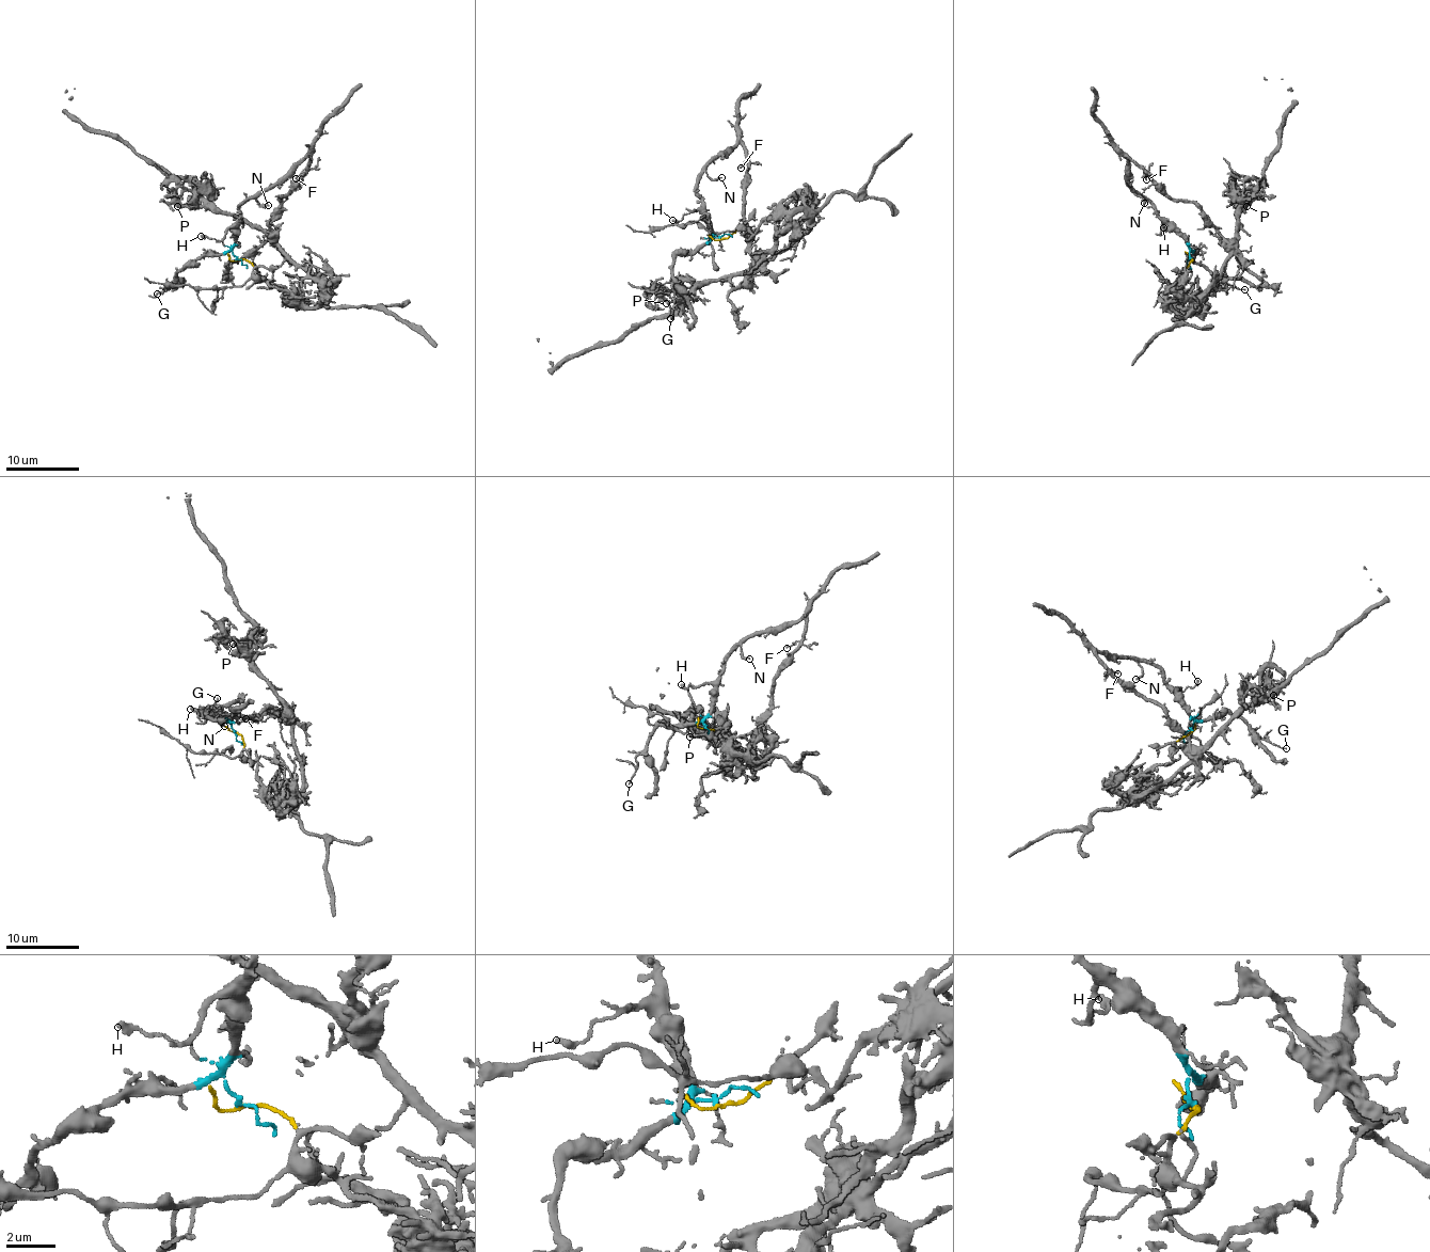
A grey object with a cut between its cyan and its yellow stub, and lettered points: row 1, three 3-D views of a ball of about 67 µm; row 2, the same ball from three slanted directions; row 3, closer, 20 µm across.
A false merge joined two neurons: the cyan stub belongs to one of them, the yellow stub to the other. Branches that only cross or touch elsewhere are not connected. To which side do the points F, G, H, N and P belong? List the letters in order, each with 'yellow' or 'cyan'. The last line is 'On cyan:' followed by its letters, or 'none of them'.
F: cyan
G: cyan
H: cyan
N: cyan
P: yellow
On cyan: F, G, H, N

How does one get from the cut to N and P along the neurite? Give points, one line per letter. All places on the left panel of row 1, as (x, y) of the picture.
N: (236, 259), (232, 246), (240, 221), (241, 204), (253, 197), (268, 206)
P: (236, 259), (297, 301), (317, 306), (321, 299), (317, 281), (259, 230), (211, 209), (177, 207)

